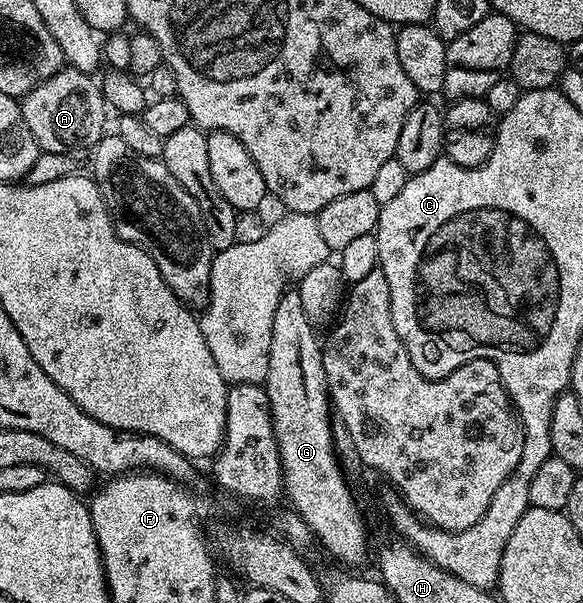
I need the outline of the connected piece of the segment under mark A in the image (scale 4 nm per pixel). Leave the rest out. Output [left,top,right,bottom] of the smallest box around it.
[20,66,106,153]

